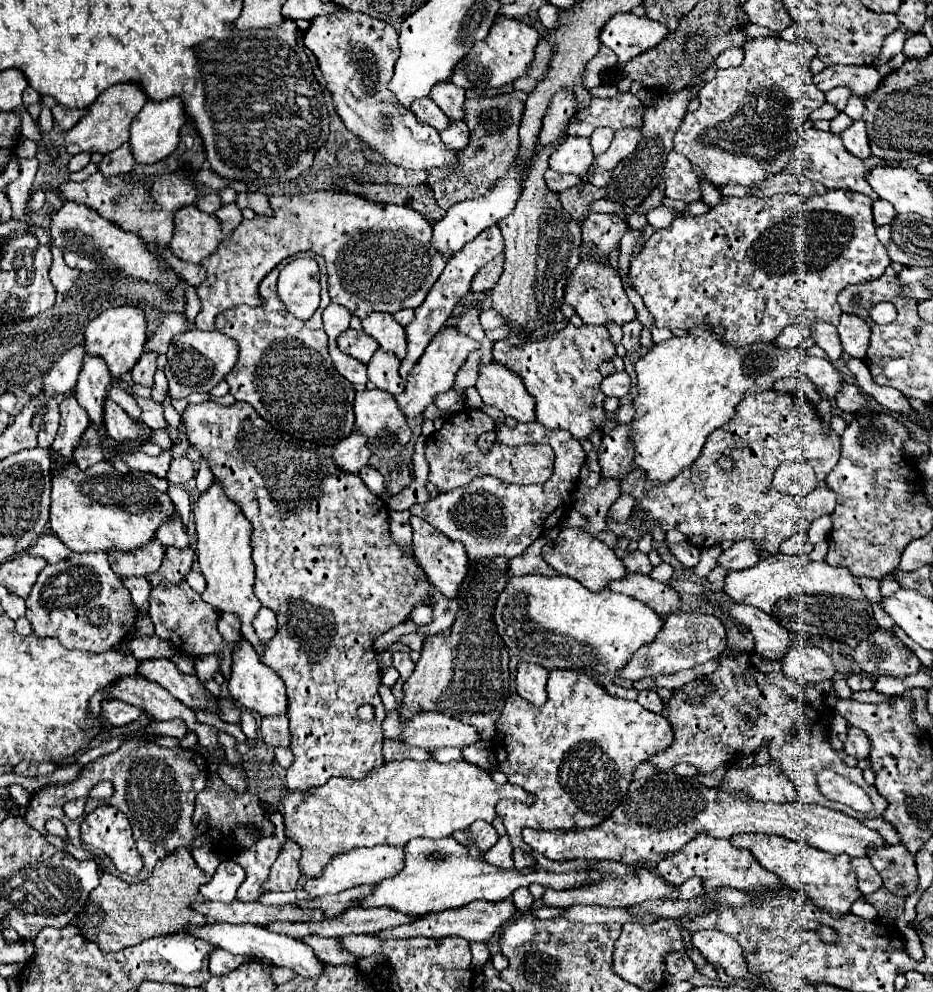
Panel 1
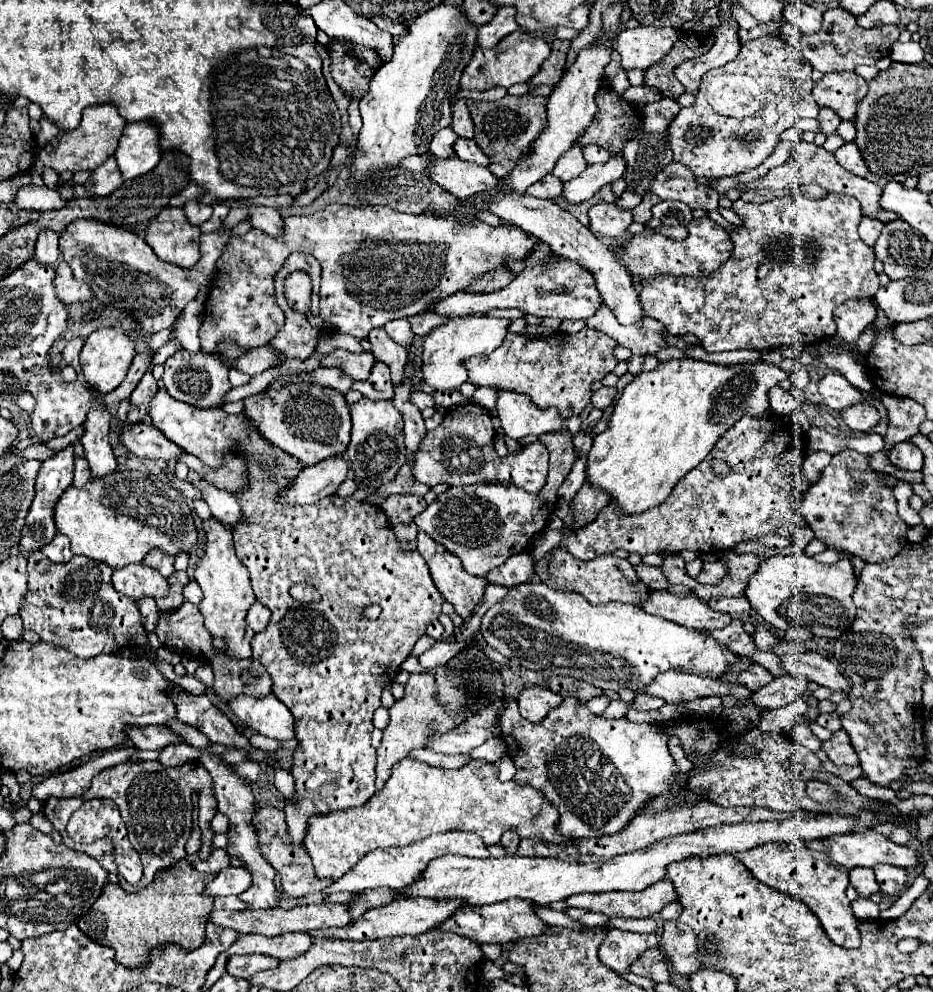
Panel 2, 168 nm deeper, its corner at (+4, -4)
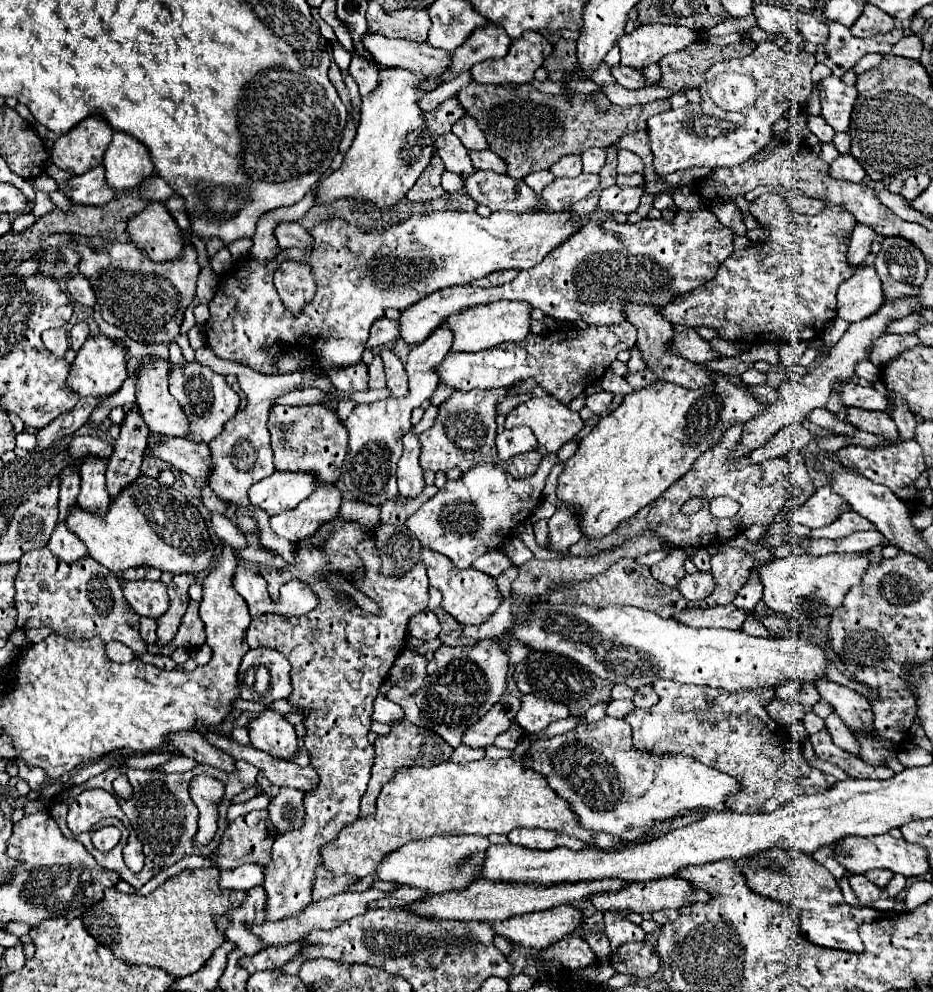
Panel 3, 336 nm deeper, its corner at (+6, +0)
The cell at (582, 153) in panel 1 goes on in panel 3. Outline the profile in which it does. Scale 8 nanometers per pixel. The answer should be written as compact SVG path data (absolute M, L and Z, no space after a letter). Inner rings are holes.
M576 154L566 156L566 158L560 158L556 164L552 164L548 170L554 174L554 178L574 178L582 174L582 160Z

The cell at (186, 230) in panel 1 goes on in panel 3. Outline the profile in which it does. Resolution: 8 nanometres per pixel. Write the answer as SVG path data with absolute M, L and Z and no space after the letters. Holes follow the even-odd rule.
M150 202L136 218L128 220L130 240L154 262L168 262L182 252L180 228L162 202Z

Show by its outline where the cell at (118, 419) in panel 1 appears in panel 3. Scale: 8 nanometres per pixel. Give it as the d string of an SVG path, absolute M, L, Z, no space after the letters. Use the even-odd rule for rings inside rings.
M166 438L162 444L154 444L152 450L154 458L168 462L196 480L208 480L210 476L212 458L208 444L194 444L186 438Z

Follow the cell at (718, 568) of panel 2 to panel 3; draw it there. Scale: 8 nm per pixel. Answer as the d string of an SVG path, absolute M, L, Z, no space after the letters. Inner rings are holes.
M696 572L686 576L678 584L678 592L688 600L688 602L702 602L708 598L714 590L714 578L708 572Z

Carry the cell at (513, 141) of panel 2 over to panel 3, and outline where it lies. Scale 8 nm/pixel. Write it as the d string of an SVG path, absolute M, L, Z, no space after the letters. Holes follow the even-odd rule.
M474 80L458 92L458 100L466 108L466 112L476 118L480 130L488 138L490 150L508 164L508 176L516 180L528 176L530 172L550 168L562 156L582 154L584 150L594 146L608 148L616 144L624 134L646 130L646 120L650 116L670 110L668 98L630 108L612 104L608 110L598 110L596 100L580 92L574 92L568 98L544 94L532 84L506 88L480 84Z

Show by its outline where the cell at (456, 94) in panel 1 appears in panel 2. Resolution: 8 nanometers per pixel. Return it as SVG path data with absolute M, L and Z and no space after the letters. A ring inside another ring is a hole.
M456 98L452 102L452 124L450 124L450 128L462 138L474 136L474 124L472 124L472 118L468 114L464 98Z

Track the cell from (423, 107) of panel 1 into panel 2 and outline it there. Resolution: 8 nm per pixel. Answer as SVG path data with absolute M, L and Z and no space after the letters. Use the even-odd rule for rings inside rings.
M444 128L440 130L432 142L430 142L430 152L438 158L444 158L444 156L452 156L454 150L452 150L452 144L458 140L458 136L450 130L450 128Z

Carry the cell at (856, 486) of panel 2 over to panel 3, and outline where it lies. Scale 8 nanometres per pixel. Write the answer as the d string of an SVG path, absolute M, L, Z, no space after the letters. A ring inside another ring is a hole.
M822 486L804 502L804 506L790 514L790 520L808 528L822 528L848 510L852 508L846 504L846 500L838 498L838 494L834 494L830 486Z

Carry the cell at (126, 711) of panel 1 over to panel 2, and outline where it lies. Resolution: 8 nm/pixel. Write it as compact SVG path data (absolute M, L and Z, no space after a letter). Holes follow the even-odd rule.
M132 726L126 736L140 750L162 750L170 742L182 742L168 726Z

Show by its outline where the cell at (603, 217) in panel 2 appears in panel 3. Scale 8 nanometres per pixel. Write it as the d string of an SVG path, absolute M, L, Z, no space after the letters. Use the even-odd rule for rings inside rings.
M614 184L606 190L602 190L598 208L604 210L606 214L612 214L612 212L630 214L638 208L642 194L644 194L642 186L618 186L618 184Z

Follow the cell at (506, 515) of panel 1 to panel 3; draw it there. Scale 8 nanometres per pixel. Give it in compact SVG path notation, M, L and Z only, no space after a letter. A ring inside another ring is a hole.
M546 454L538 470L530 478L520 480L494 464L472 466L458 480L448 480L434 498L424 502L406 520L406 528L424 548L448 556L458 568L470 568L476 558L500 548L504 540L512 538L516 524L530 518L542 500L542 488L554 464L558 464L556 454Z

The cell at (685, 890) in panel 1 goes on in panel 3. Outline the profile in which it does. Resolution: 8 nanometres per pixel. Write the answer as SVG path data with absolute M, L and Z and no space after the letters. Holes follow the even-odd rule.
M664 908L664 910L658 910L652 914L652 920L656 920L658 924L668 924L668 922L674 922L678 918L678 910L670 910L670 908Z

